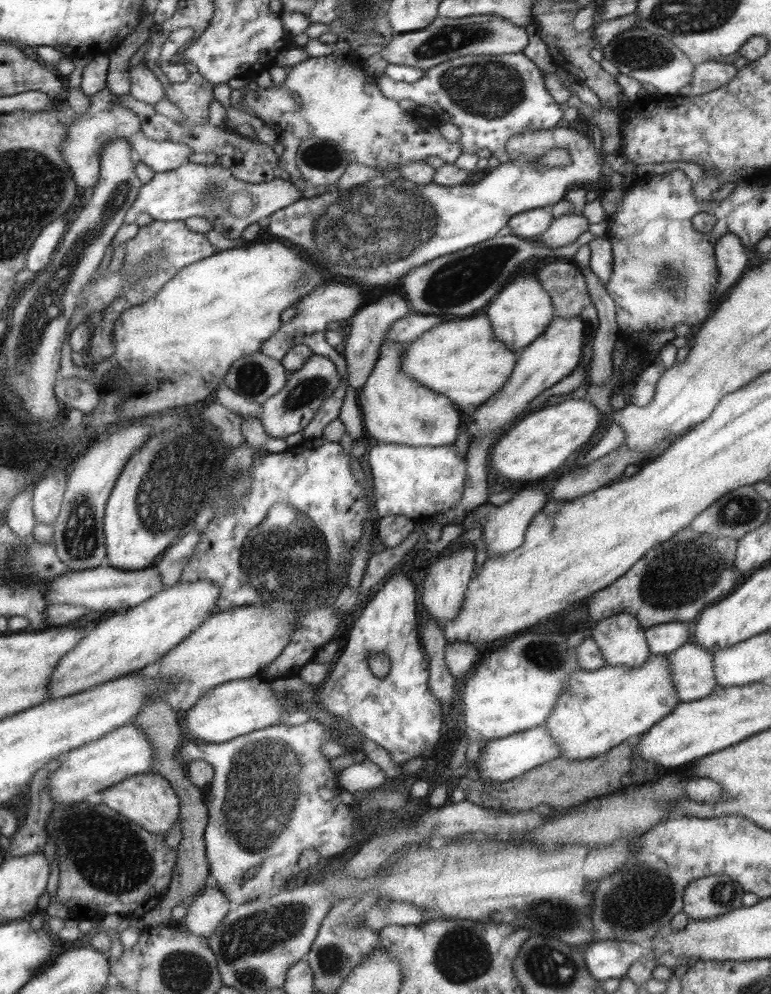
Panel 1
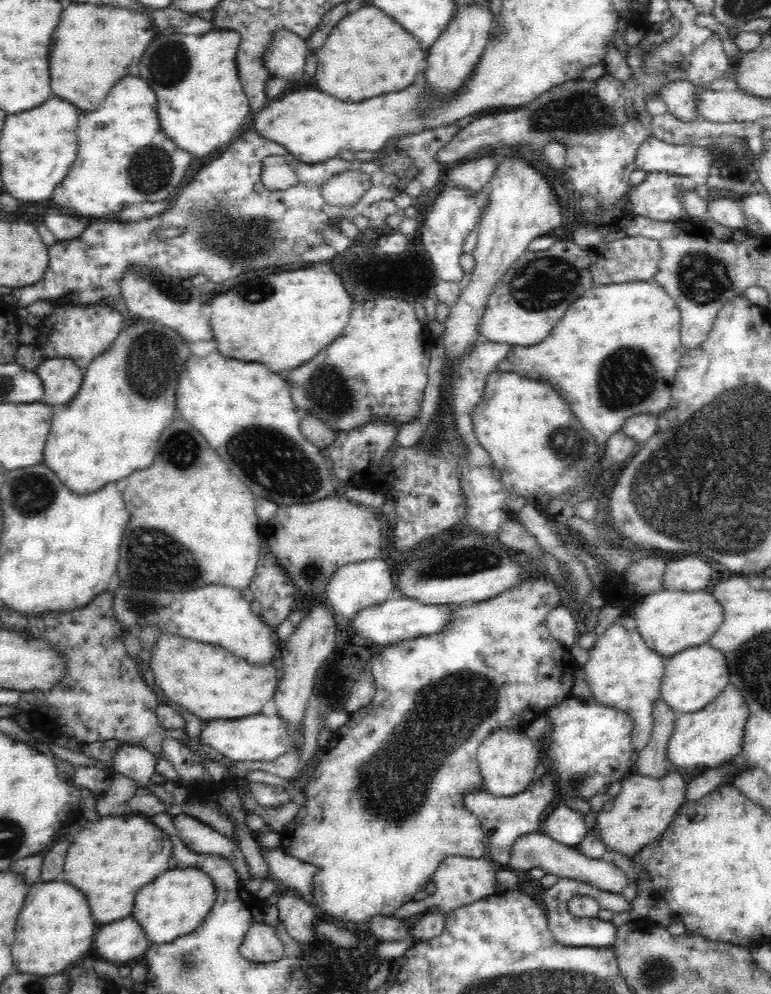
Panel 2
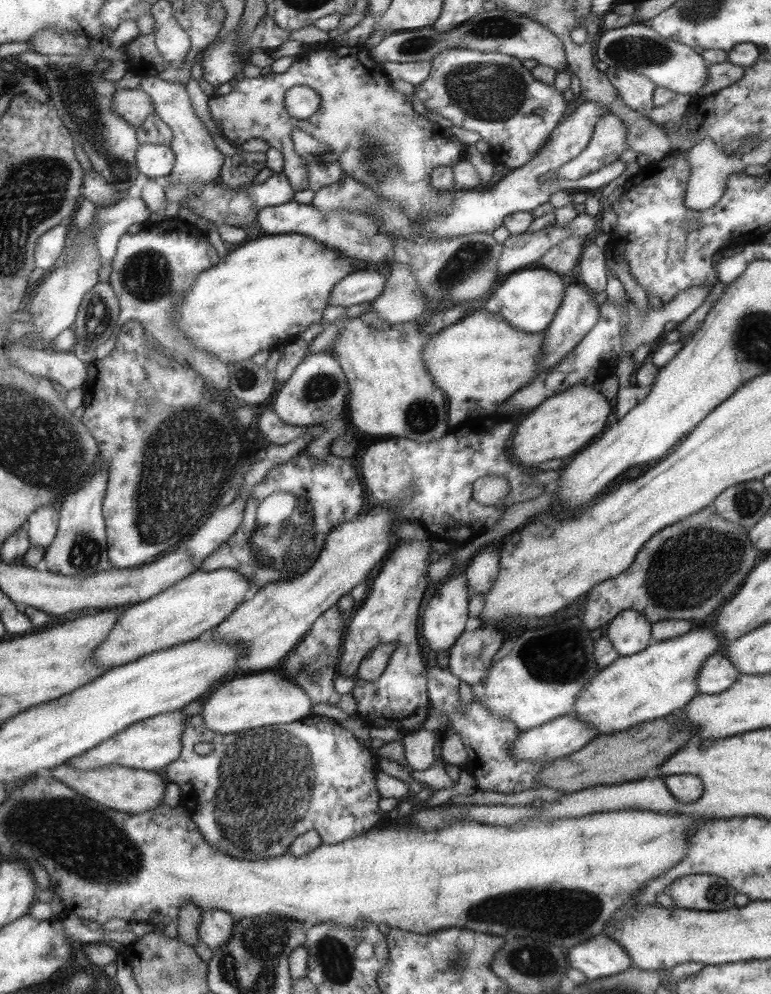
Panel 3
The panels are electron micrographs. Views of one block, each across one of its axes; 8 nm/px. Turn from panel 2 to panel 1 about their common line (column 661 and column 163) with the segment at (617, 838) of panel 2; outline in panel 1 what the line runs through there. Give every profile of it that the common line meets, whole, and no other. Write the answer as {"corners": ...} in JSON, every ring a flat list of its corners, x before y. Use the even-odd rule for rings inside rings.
{"corners":[[145,772,133,774,118,782,97,792,99,802,107,804,115,812,121,814,126,819,139,824,146,832,155,835,165,835,172,828,173,824,179,821,179,797,173,791,168,780,155,772]]}

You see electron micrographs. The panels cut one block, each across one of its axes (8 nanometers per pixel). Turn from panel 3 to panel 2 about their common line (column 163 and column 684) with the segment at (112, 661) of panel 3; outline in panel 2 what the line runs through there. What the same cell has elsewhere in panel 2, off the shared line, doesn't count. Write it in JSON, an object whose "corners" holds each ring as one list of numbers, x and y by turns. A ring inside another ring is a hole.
{"corners":[[662,588,657,592,641,597,630,608,630,617,636,621,638,631,646,644,663,657,675,655,680,650,708,642,714,631,724,623,724,607,710,590,687,592]]}

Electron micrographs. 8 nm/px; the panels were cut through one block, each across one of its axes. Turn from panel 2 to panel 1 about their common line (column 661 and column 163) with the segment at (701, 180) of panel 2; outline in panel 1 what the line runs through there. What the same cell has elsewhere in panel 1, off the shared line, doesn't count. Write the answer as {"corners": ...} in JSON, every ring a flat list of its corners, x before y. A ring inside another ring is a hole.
{"corners":[[141,131,128,141,135,159,147,165,154,173,173,170,185,163,192,154,184,144,150,140]]}

